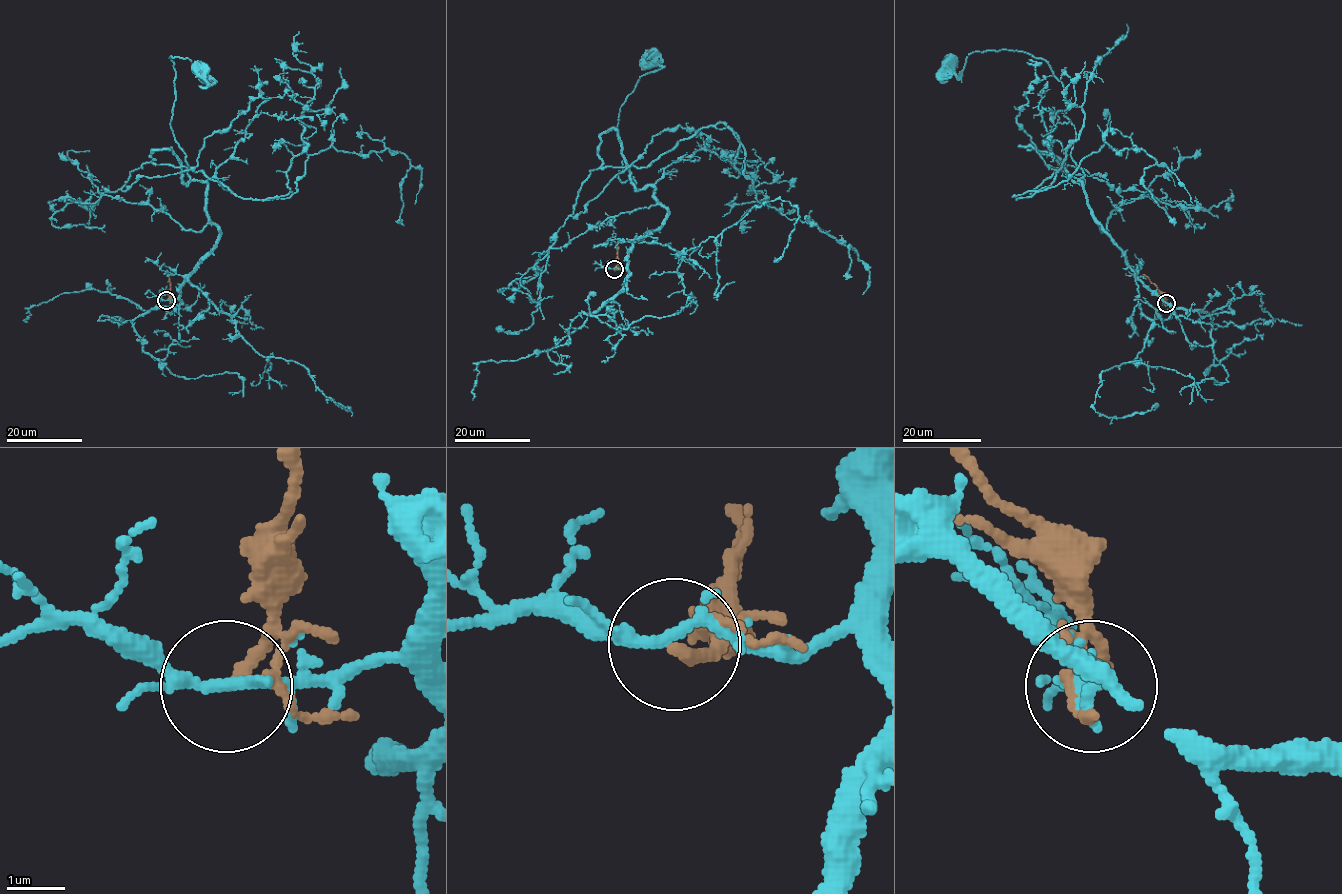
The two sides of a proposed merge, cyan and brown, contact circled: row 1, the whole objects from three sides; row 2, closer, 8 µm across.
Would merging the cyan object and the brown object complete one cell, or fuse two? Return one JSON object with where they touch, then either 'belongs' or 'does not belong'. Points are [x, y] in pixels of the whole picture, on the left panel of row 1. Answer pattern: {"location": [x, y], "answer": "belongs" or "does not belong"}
{"location": [166, 300], "answer": "does not belong"}

